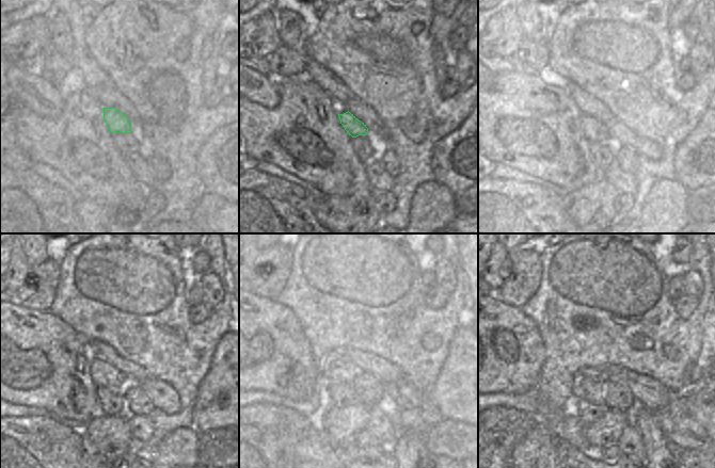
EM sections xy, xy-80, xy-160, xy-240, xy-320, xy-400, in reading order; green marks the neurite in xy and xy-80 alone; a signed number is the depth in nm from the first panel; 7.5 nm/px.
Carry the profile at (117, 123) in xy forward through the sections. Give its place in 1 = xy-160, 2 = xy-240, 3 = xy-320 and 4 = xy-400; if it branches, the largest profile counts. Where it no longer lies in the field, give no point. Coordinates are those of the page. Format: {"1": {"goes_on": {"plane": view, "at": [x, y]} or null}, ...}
{"1": {"goes_on": {"plane": "xy-160", "at": [593, 130]}}, "2": {"goes_on": {"plane": "xy-240", "at": [107, 369]}}, "3": {"goes_on": {"plane": "xy-320", "at": [339, 370]}}, "4": {"goes_on": {"plane": "xy-400", "at": [588, 383]}}}

